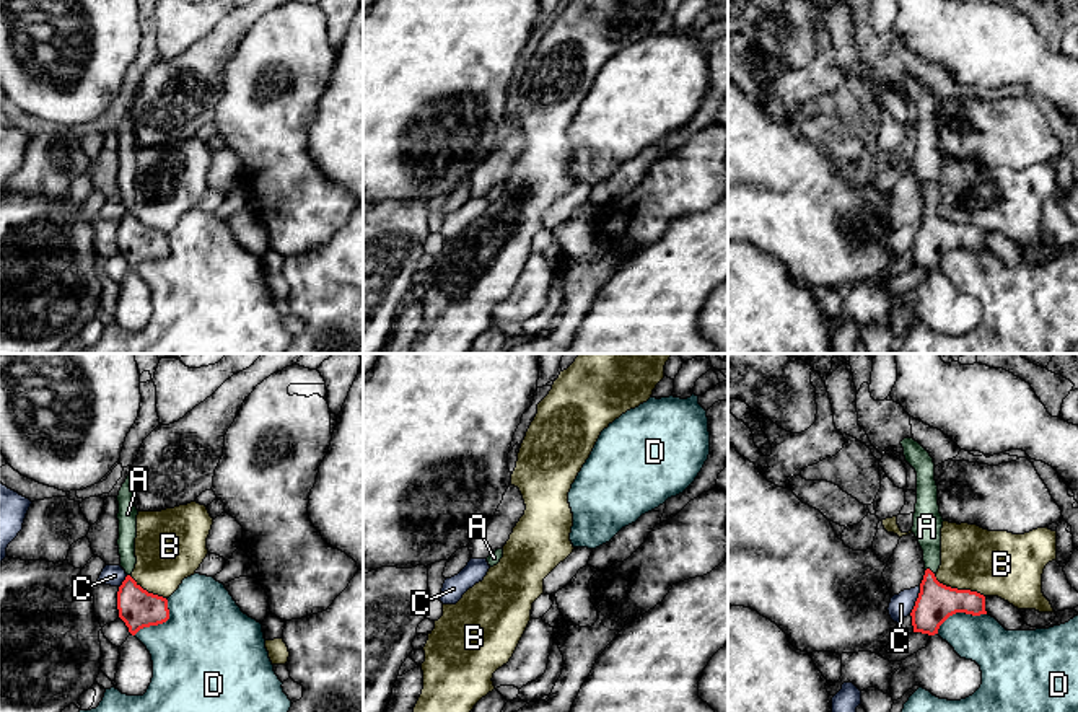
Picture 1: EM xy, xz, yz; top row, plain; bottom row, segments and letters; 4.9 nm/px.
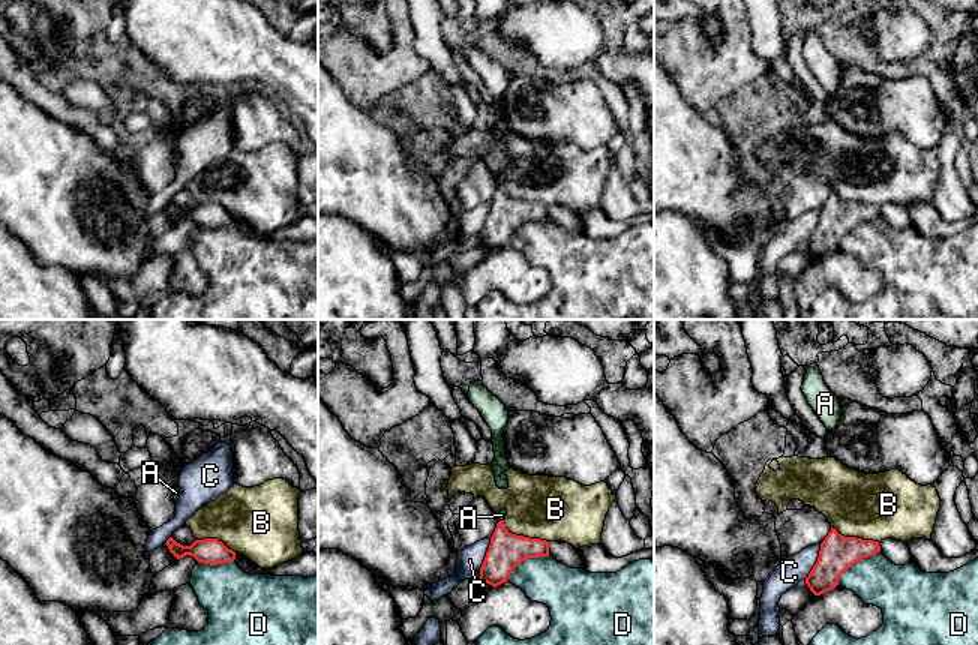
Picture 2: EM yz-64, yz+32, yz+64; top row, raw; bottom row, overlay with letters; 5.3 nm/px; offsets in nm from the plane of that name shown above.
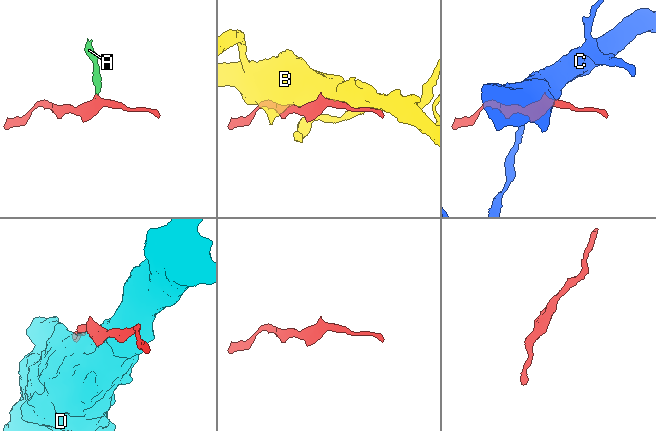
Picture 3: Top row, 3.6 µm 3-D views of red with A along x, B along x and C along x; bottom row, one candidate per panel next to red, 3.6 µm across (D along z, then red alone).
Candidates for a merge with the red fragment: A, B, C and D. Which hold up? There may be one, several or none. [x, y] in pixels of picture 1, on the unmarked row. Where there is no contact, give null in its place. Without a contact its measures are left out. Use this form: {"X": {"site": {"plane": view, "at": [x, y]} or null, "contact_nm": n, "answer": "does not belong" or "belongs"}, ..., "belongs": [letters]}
{"A": {"site": {"plane": "yz", "at": [929, 204]}, "contact_nm": 60, "answer": "belongs"}, "B": {"site": {"plane": "yz", "at": [959, 225]}, "contact_nm": 280, "answer": "does not belong"}, "C": {"site": {"plane": "yz", "at": [917, 235]}, "contact_nm": 160, "answer": "does not belong"}, "D": {"site": {"plane": "xy", "at": [160, 258]}, "contact_nm": 240, "answer": "does not belong"}, "belongs": ["A"]}

